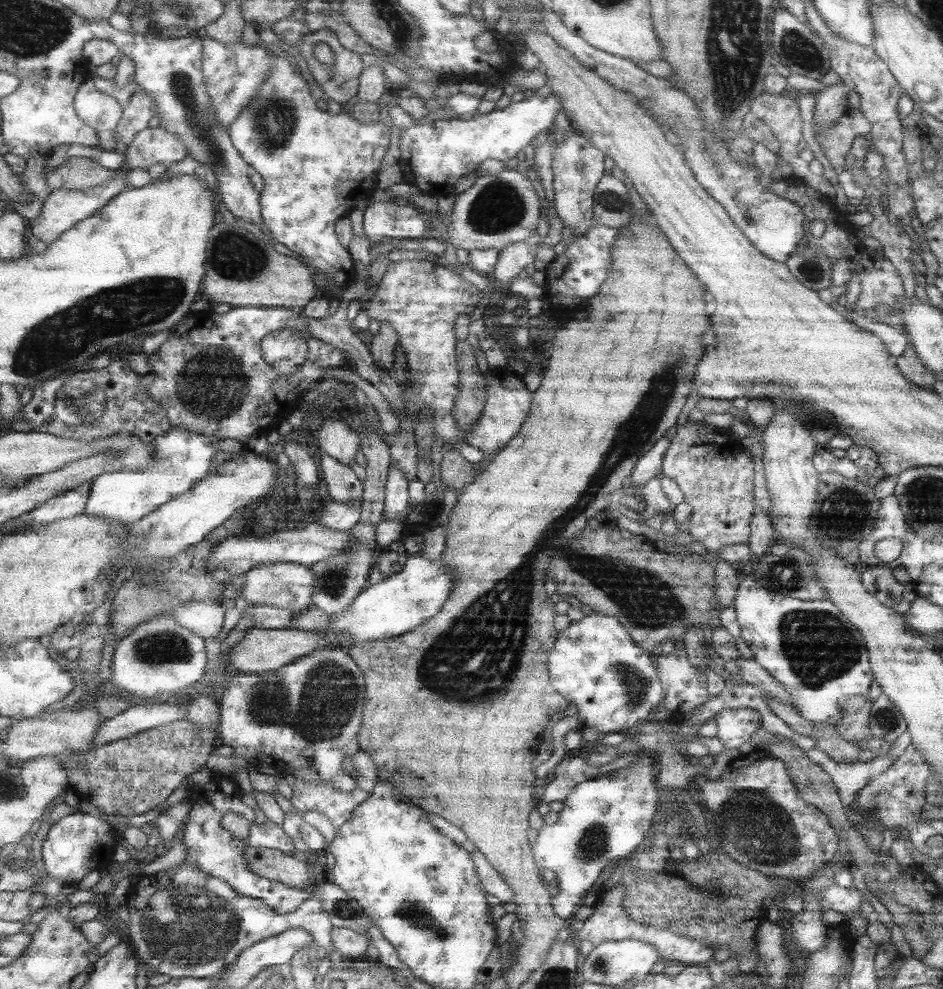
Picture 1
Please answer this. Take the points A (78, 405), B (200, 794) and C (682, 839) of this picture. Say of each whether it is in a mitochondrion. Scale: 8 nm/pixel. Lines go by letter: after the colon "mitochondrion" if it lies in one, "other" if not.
A: mitochondrion
B: other
C: other

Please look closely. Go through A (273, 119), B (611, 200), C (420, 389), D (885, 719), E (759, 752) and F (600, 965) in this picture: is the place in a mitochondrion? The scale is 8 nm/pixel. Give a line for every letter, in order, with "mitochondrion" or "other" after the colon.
A: mitochondrion
B: mitochondrion
C: mitochondrion
D: mitochondrion
E: other
F: mitochondrion

